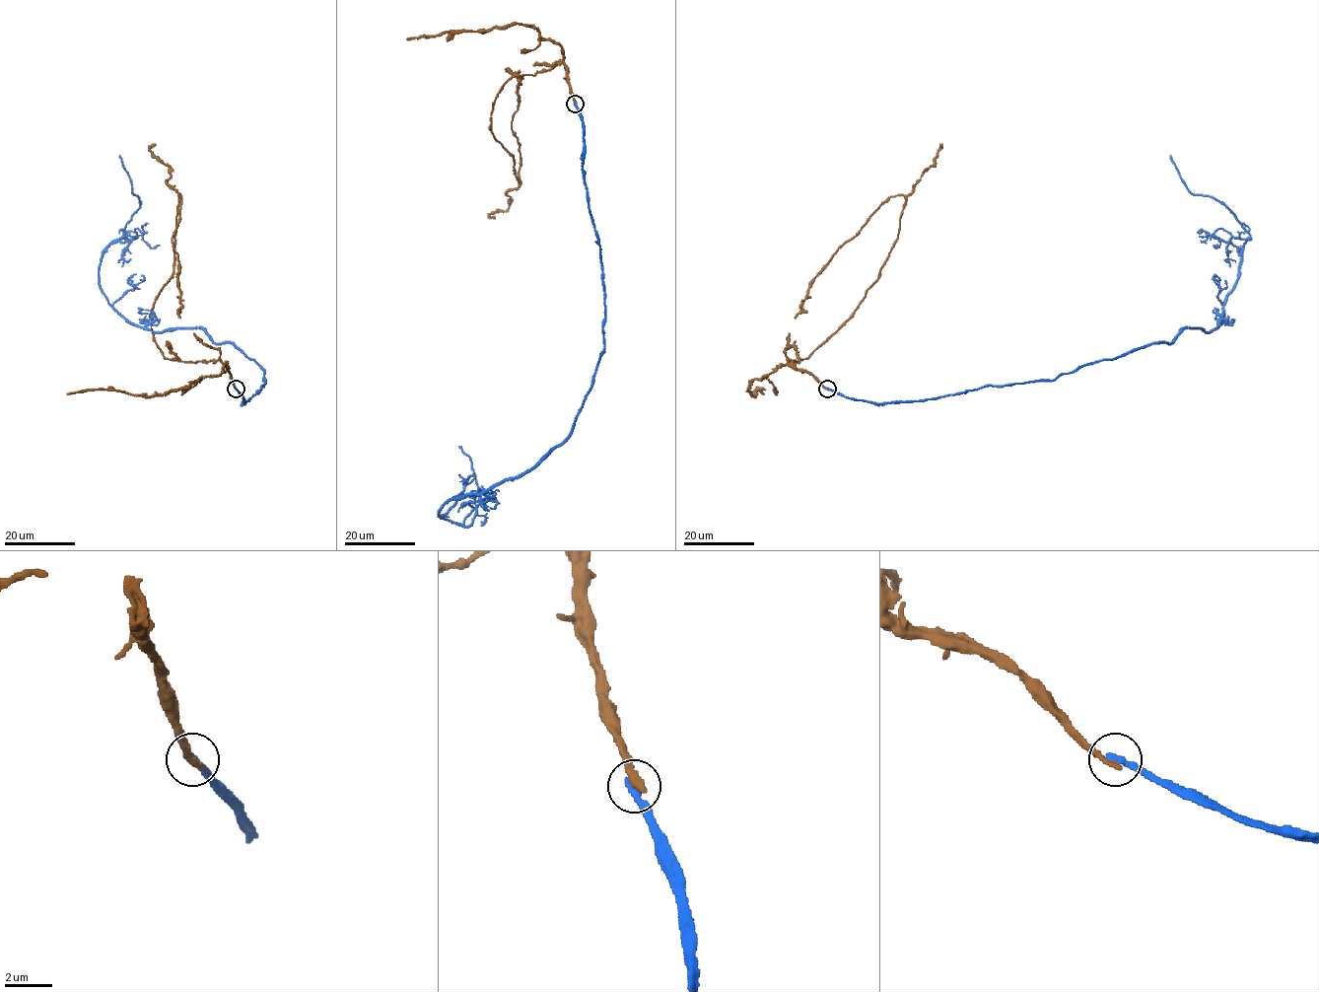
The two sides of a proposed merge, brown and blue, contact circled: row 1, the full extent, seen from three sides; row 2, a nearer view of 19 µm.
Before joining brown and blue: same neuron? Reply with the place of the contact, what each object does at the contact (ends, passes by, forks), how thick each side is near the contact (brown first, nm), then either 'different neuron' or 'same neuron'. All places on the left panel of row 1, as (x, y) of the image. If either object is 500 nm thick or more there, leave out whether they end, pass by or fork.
place (236, 389); brown ends; blue ends; calibres 320 and 360 nm; different neuron

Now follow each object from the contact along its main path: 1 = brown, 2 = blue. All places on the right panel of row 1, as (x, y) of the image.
1: (827, 388), (789, 361), (806, 359), (877, 278), (897, 238), (904, 196), (887, 198), (841, 247), (795, 318)
2: (827, 388), (875, 403), (937, 398), (1054, 380), (1184, 327), (1214, 329), (1249, 233), (1194, 195), (1170, 155)

